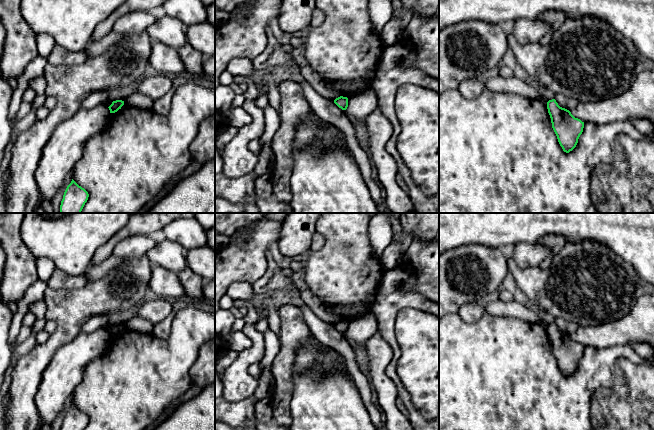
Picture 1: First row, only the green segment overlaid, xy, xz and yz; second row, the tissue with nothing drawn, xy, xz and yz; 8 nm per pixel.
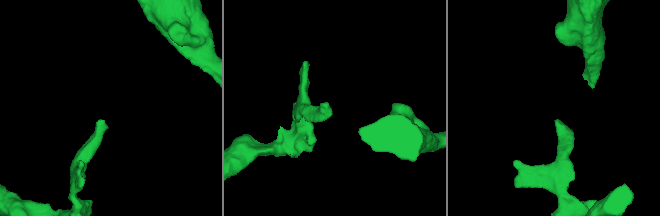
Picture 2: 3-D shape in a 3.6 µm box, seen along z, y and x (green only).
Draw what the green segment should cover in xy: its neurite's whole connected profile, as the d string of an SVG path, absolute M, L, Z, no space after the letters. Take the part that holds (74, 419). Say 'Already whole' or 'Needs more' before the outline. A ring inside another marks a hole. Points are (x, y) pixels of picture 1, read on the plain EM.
Already whole. M72 403L64 416L60 430L84 430L88 421L88 416Z

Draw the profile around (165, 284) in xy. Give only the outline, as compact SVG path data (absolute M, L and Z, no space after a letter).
M152 265L152 275L148 285L157 298L171 302L185 298L185 290L178 274L161 266Z

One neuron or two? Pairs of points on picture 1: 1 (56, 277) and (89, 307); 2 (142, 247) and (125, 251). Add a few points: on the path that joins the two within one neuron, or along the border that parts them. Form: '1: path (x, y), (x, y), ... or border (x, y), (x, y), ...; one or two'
1: border (88, 281), (82, 286), (75, 288), (48, 287); two
2: path (138, 247), (129, 248); one

